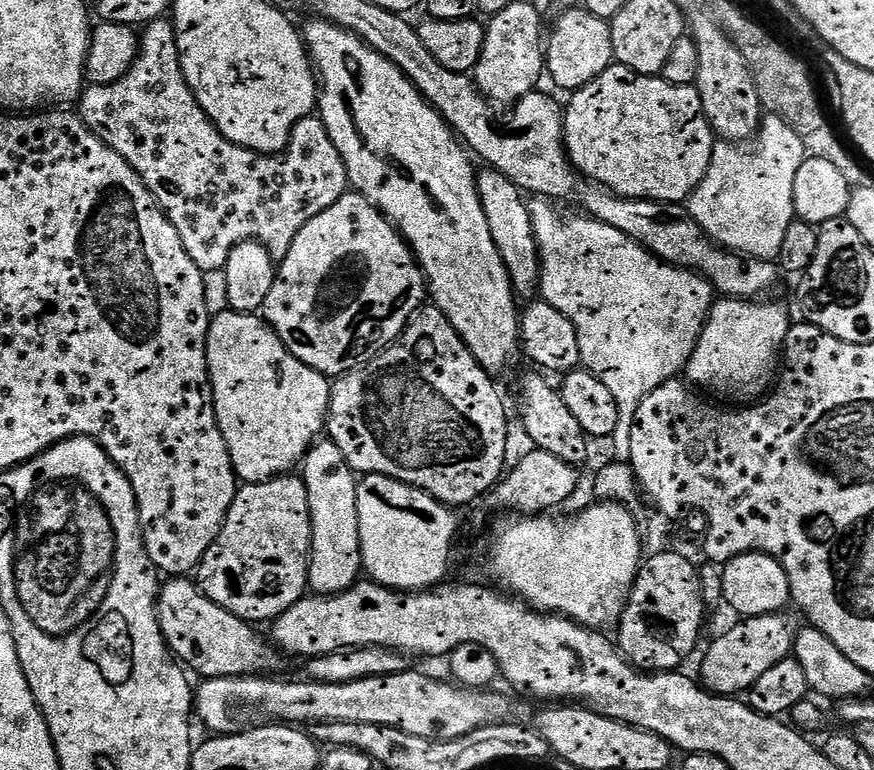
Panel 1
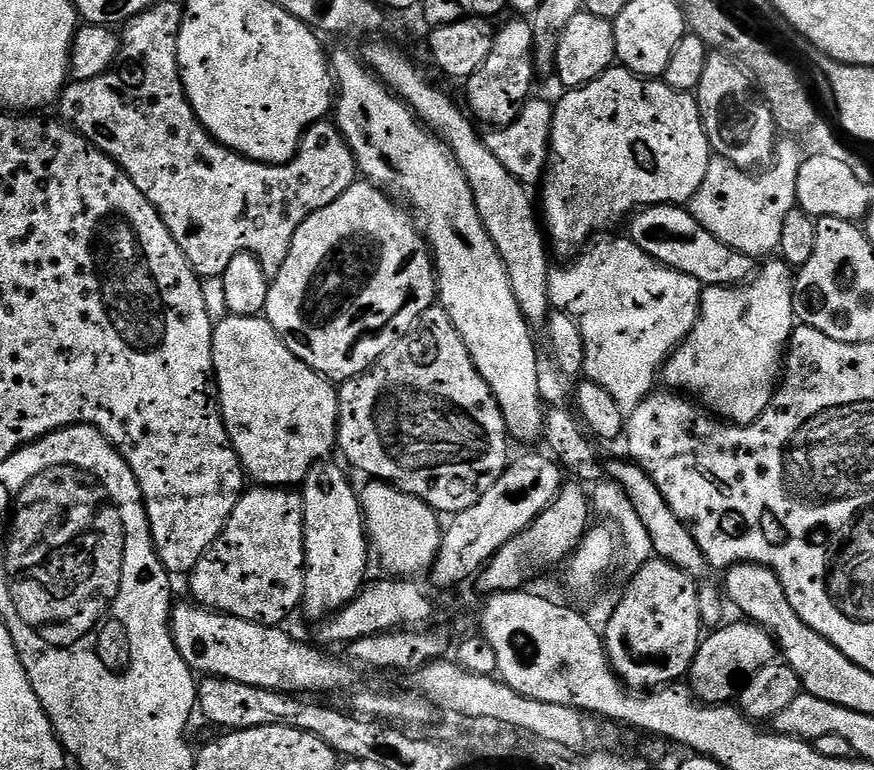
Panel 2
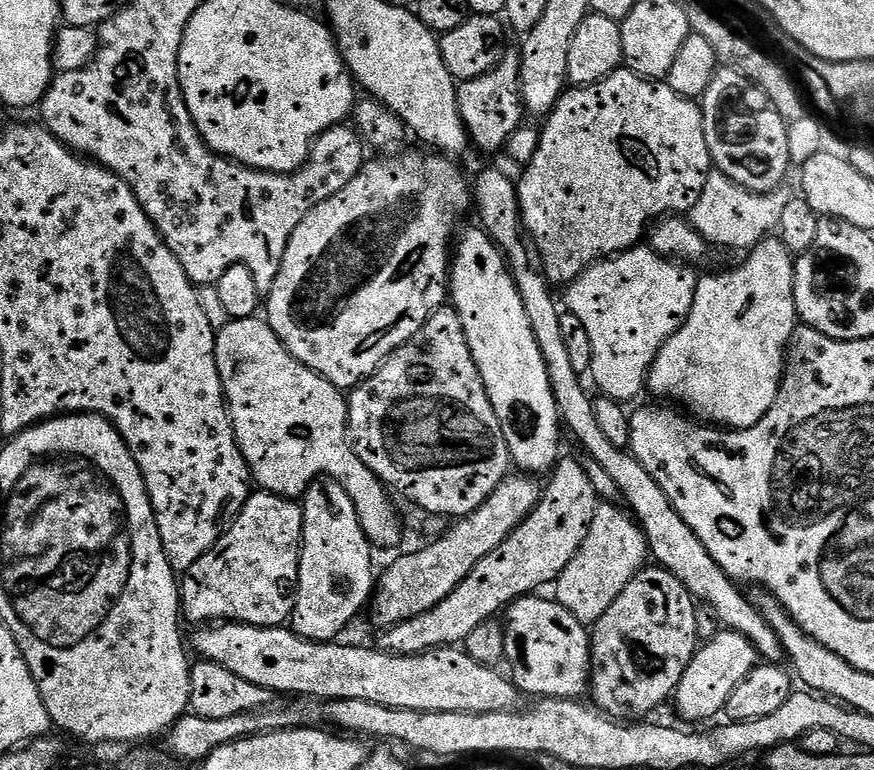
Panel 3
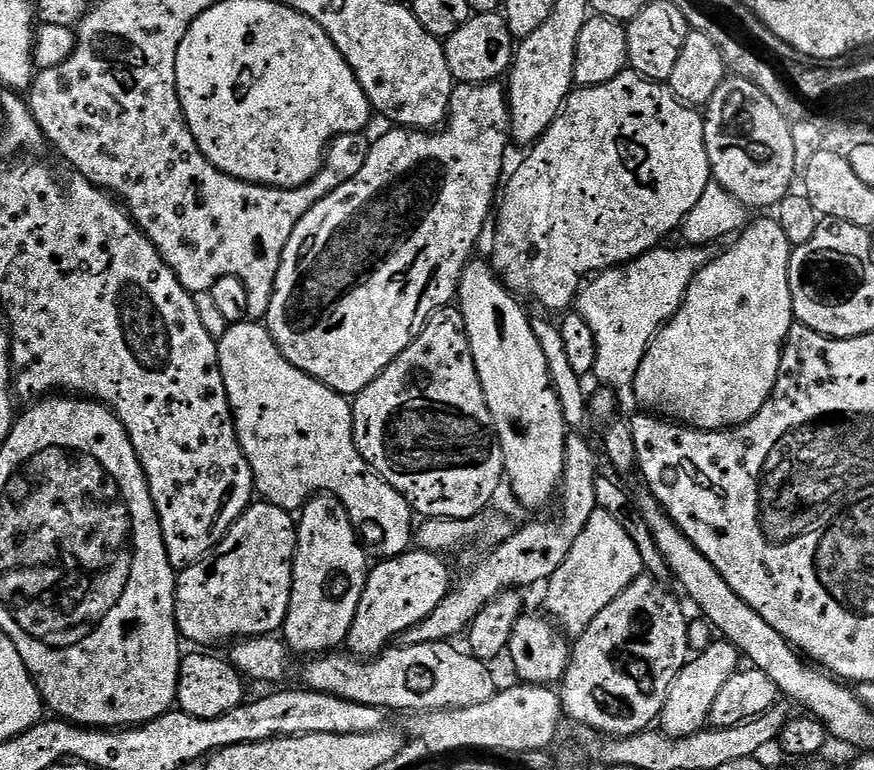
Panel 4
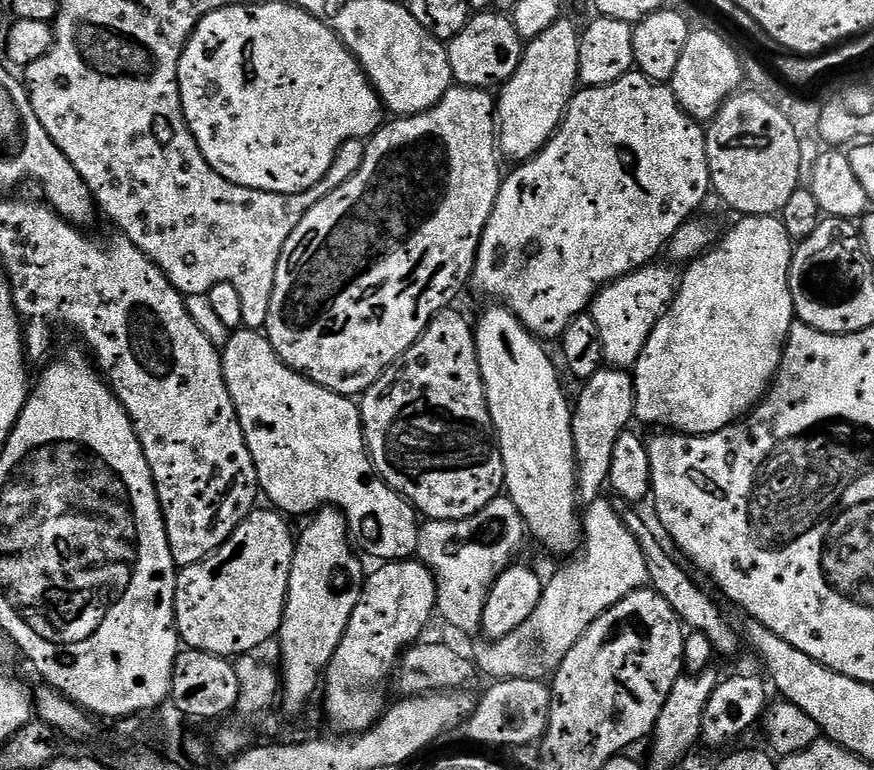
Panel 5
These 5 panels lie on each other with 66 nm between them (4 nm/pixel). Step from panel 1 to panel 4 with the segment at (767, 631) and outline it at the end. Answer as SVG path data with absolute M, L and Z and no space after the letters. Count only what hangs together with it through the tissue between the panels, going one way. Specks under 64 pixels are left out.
M713 639L708 649L697 652L674 678L674 686L670 686L670 694L666 694L666 702L660 711L659 731L674 739L689 736L702 731L709 723L708 715L714 706L714 698L722 691L722 686L730 682L730 678L741 667L742 657L729 640Z

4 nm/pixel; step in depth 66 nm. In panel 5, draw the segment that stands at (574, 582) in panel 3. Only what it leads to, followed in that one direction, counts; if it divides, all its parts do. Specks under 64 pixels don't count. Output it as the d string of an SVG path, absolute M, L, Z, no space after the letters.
M601 498L587 505L582 512L582 547L575 558L569 559L556 572L556 588L550 586L543 589L543 596L538 602L529 620L510 634L500 640L480 640L472 653L473 663L481 673L492 676L493 681L498 680L543 680L547 681L555 673L556 667L570 654L574 642L582 638L582 634L593 622L610 606L622 602L626 594L637 592L639 588L648 584L648 571L646 570L646 558L642 558L642 550L626 530L622 518L614 510L612 500Z

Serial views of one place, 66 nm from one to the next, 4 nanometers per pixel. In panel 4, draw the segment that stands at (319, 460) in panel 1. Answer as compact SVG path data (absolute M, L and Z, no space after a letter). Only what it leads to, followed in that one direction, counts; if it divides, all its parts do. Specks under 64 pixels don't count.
M328 493L313 496L301 509L298 518L296 554L292 563L291 600L282 629L285 644L295 655L326 654L347 641L370 571L370 562L366 558L368 559L367 551L360 544L356 529L350 522L349 512L340 500Z

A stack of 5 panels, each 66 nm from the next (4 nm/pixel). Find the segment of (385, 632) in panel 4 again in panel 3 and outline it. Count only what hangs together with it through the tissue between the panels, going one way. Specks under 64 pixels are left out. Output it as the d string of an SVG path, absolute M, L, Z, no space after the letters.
M509 474L505 476L504 481L494 490L494 494L490 494L490 498L481 508L474 510L466 518L457 519L453 523L456 524L453 528L451 525L443 535L433 539L436 540L433 544L428 544L425 548L410 553L409 556L398 557L384 573L381 571L374 591L376 620L378 623L384 624L380 626L401 624L410 618L428 612L435 604L446 599L463 582L466 574L470 574L470 570L474 570L474 566L478 566L478 562L482 558L486 558L486 554L490 554L490 550L502 546L505 538L532 513L534 506L540 501L541 485L539 483L536 485L532 480L535 479L528 474Z

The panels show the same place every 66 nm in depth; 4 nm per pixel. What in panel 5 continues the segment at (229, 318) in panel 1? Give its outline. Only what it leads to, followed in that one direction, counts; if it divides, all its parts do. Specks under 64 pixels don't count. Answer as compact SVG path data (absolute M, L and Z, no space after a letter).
M260 330L233 331L222 348L222 359L224 381L236 407L250 458L254 458L263 499L268 499L265 501L275 511L289 517L304 516L307 512L308 516L326 507L336 508L344 513L351 539L355 543L357 540L376 562L395 562L415 557L421 521L415 507L401 493L393 490L372 465L368 444L364 441L359 403L295 372L276 355L267 335Z

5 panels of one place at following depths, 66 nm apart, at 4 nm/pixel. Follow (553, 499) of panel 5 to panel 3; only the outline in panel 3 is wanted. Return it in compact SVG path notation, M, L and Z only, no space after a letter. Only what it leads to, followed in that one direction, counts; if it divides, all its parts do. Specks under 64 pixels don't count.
M473 226L460 241L458 240L455 241L454 255L450 260L451 307L455 308L462 322L462 330L466 334L470 354L478 366L480 377L486 386L486 394L490 398L490 406L494 406L494 414L506 438L511 463L515 467L517 464L520 467L517 469L524 474L544 471L547 473L561 455L562 421L560 411L556 408L550 378L546 374L546 362L542 358L542 350L538 350L538 342L534 342L534 330L530 330L530 321L526 318L522 298L518 294L516 283L512 280L512 273L508 270L504 253L479 226Z

